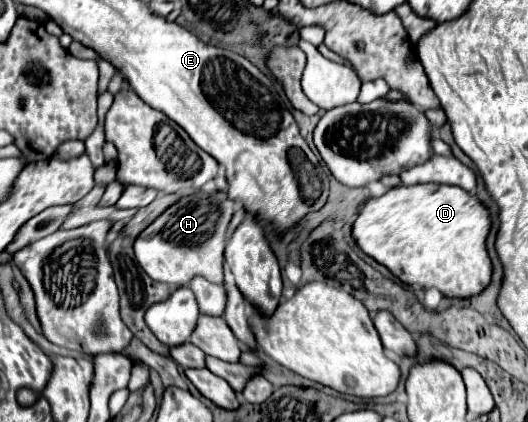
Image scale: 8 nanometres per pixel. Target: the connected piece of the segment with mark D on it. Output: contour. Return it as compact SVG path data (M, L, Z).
M397 185L381 197L367 199L353 223L355 243L375 261L385 265L395 277L407 285L419 285L423 289L435 287L447 297L471 297L481 293L491 281L491 261L485 249L485 237L491 227L487 207L471 193L453 185Z

